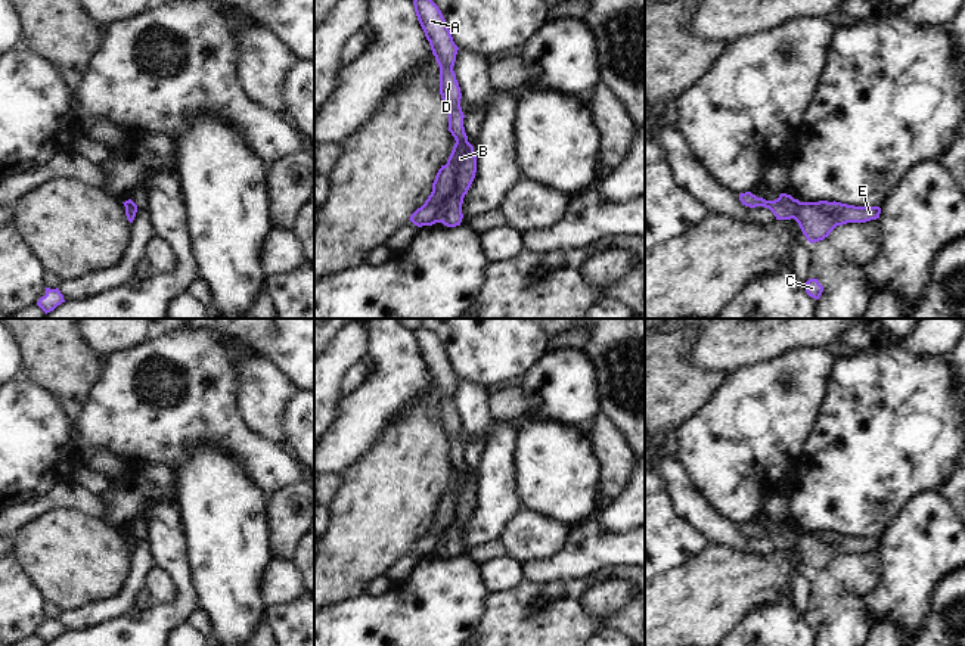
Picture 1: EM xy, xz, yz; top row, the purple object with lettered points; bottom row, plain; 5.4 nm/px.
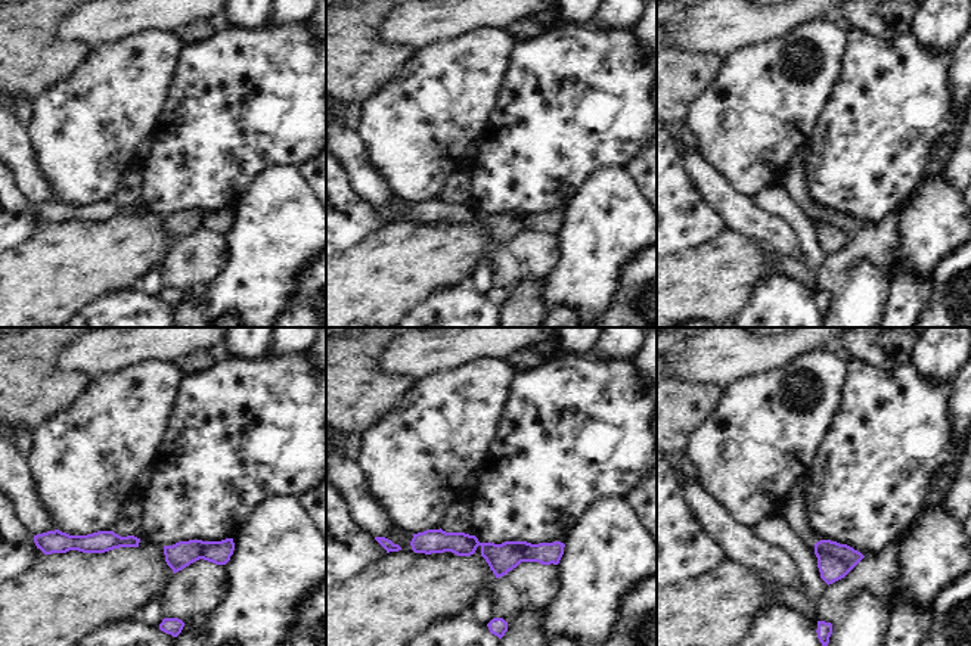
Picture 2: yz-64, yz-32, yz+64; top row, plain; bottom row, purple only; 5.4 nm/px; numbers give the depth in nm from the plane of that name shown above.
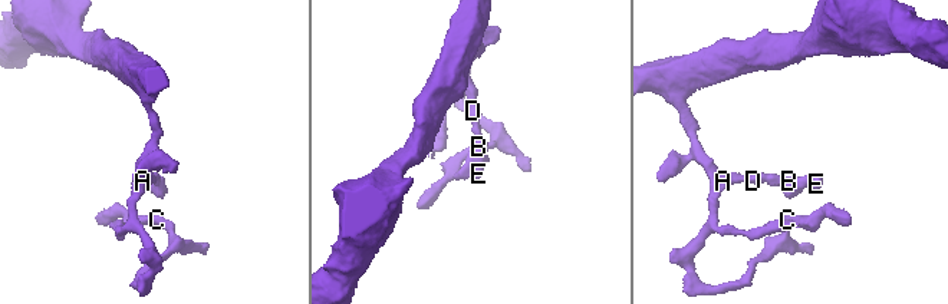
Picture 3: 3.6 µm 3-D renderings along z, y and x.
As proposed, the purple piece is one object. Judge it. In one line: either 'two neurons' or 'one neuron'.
two neurons

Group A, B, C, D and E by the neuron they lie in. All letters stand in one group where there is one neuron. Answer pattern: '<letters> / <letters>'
A C D / B E

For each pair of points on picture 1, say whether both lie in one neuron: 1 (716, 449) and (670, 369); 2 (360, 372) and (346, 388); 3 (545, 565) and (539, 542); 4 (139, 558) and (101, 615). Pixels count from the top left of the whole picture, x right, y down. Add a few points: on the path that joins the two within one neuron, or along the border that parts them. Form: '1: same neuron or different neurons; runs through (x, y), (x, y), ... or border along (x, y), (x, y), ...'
1: different neurons; border along (719, 387), (676, 429)
2: same neuron; runs through (356, 376), (348, 384)
3: different neurons; border along (568, 536), (551, 556), (526, 561), (521, 565)
4: same neuron; runs through (136, 572), (130, 589), (115, 603)

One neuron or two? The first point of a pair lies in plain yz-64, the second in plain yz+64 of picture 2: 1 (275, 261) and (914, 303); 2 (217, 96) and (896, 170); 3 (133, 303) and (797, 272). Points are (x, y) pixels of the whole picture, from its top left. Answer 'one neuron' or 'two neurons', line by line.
1: two neurons
2: one neuron
3: two neurons

